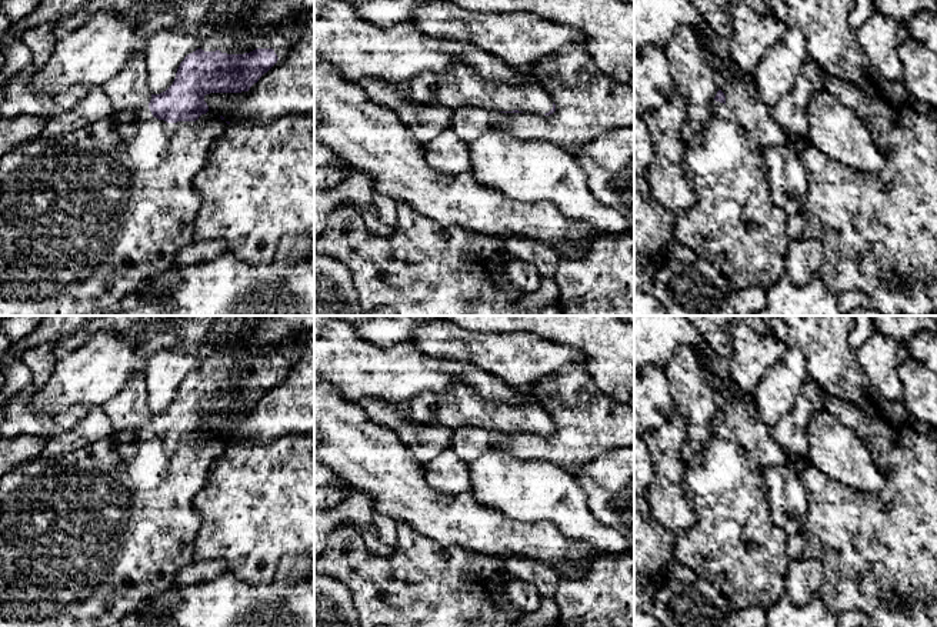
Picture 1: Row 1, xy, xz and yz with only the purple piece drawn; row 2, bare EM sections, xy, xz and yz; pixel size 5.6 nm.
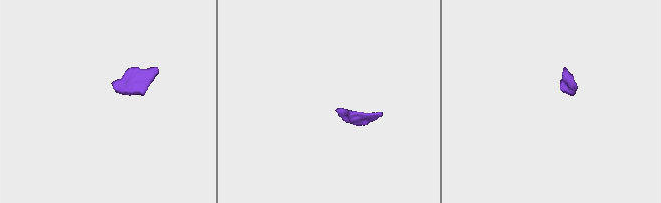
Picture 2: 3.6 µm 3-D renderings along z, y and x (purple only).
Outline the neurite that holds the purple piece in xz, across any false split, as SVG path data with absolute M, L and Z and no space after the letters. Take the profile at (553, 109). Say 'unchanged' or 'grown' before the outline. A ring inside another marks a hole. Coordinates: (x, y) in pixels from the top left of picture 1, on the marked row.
grown | M459 61L441 73L400 83L399 93L410 103L457 107L484 107L500 113L536 113L550 116L556 111L548 93L541 84L514 84L483 77L468 63Z

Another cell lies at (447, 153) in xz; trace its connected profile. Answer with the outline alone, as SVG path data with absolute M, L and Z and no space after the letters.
M451 127L444 129L423 146L426 163L440 174L471 171L468 143L463 141Z

